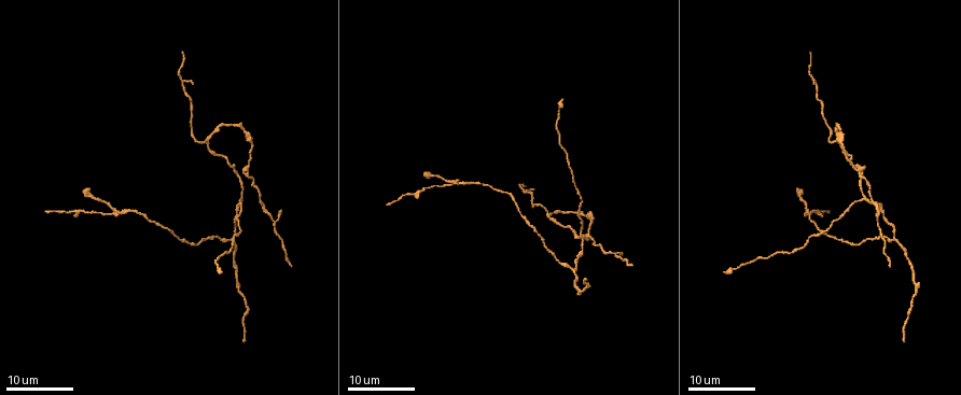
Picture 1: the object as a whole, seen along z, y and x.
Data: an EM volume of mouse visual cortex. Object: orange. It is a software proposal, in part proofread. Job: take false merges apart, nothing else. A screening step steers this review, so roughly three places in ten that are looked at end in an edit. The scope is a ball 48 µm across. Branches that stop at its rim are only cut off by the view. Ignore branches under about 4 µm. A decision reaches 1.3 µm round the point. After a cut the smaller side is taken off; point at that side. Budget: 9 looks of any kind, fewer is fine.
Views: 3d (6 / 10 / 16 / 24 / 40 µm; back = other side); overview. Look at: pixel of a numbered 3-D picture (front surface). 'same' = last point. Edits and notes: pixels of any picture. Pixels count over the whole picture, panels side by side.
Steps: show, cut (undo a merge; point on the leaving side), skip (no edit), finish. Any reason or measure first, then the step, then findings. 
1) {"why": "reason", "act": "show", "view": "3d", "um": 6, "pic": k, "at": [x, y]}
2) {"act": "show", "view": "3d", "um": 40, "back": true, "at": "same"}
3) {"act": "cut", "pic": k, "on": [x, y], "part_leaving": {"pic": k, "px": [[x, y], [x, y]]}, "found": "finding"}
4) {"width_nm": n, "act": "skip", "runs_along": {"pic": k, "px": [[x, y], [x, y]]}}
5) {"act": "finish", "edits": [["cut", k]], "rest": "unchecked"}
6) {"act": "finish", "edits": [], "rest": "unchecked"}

{"why": "side arm on a straight run", "act": "show", "view": "3d", "um": 16, "pic": 1, "at": [455, 181]}

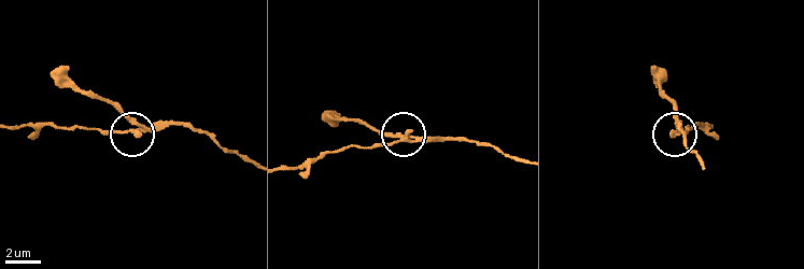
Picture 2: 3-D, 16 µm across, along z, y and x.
{"act": "show", "view": "3d", "um": 10, "pic": 2, "at": [134, 128]}

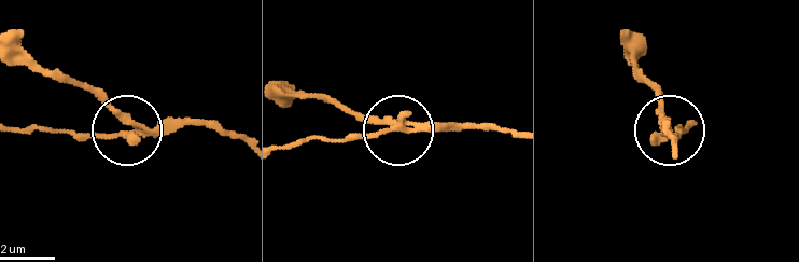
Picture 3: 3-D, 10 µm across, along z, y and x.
{"side_arm_um": 7, "act": "cut", "pic": 3, "on": [116, 138], "part_leaving": {"pic": 3, "px": [[157, 133], [13, 130]]}, "found": "a second neuron is stuck on"}

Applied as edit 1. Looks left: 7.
{"why": "three-way junction", "act": "show", "view": "3d", "um": 24, "pic": 1, "at": [206, 139]}

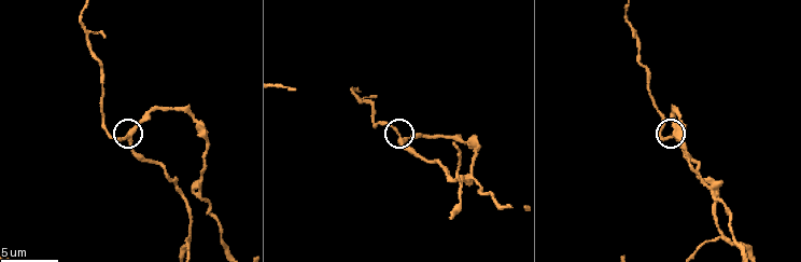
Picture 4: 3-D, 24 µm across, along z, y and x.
{"why": "zoom in", "act": "show", "view": "3d", "um": 10, "pic": 4, "at": [400, 135]}

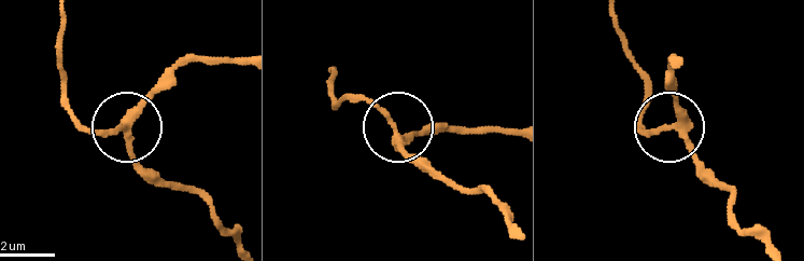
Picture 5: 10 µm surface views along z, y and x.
{"width_nm": 270, "act": "cut", "pic": 5, "on": [152, 95], "part_leaving": {"pic": 5, "px": [[124, 120], [184, 64], [240, 59]]}, "found": "two neurons meet here"}

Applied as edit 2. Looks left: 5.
{"act": "show", "view": "overview"}

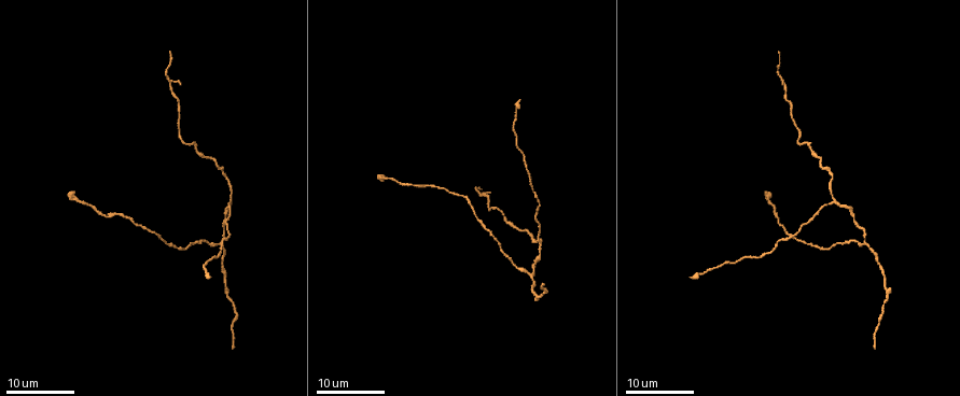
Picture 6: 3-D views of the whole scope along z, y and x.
{"act": "show", "view": "3d", "um": 24, "pic": 6, "at": [839, 205]}

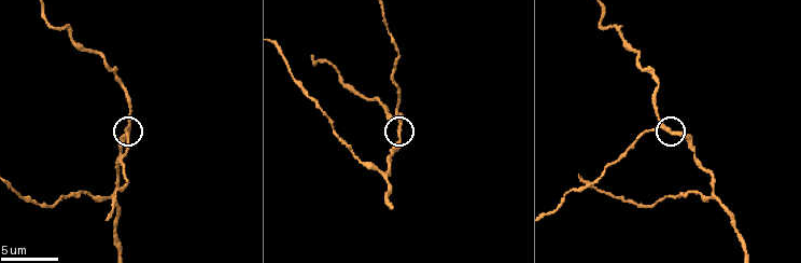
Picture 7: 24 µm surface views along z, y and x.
{"act": "show", "view": "3d", "um": 6, "pic": 7, "at": [669, 130]}

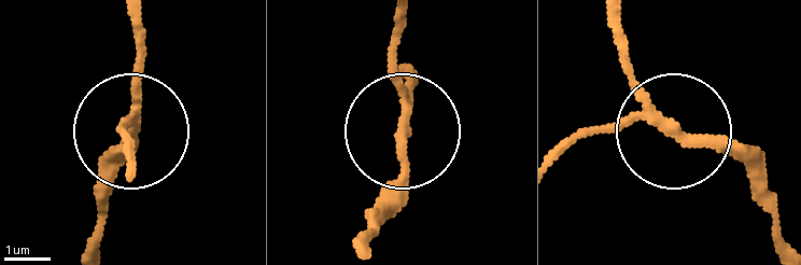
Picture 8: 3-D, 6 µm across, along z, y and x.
{"width_nm": 190, "act": "skip", "runs_along": {"pic": 8, "px": [[669, 124], [615, 43]]}, "found": "continuous, no second neuron"}

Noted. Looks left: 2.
{"act": "show", "view": "3d", "um": 10, "pic": 7, "at": [112, 196]}

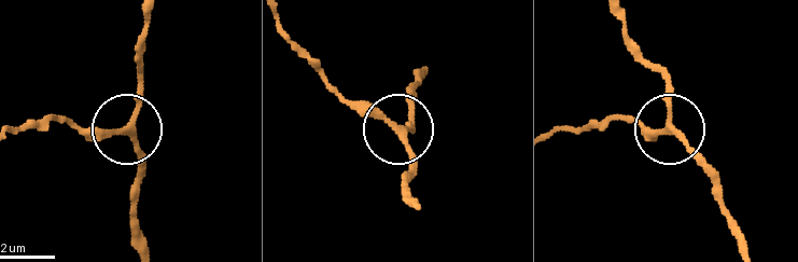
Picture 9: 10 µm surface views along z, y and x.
{"arms": 3, "act": "skip", "runs_along": {"pic": 9, "px": [[150, 13], [131, 132], [136, 178]]}, "found": "one neuron here"}

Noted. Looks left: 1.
{"act": "finish", "edits": [["cut", 3], ["cut", 5]], "rest": "unchecked"}

